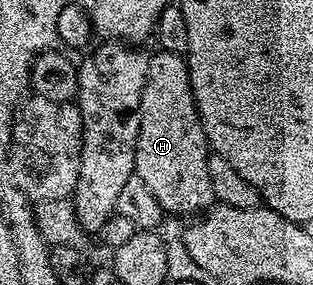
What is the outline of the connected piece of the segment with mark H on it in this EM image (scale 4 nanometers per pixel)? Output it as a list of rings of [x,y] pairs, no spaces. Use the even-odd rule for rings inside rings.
[[[160,50],[154,53],[149,56],[147,78],[143,86],[141,125],[137,135],[137,149],[133,155],[133,167],[136,176],[143,178],[145,188],[151,190],[151,194],[159,202],[162,213],[174,212],[177,216],[193,218],[208,212],[215,204],[209,173],[211,149],[205,138],[205,128],[201,125],[201,115],[197,113],[197,104],[193,101],[193,87],[186,57]]]

